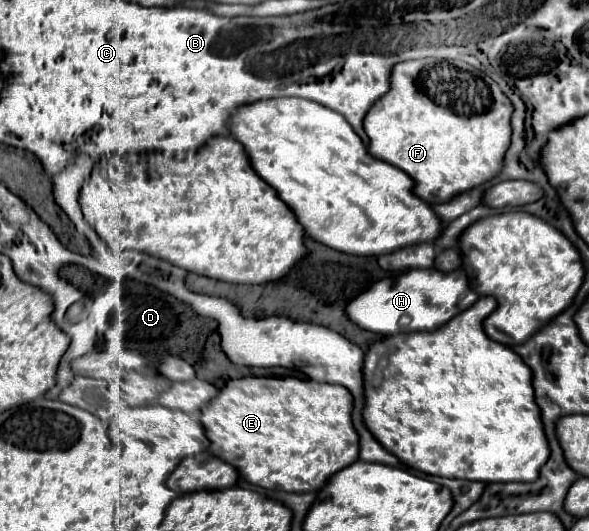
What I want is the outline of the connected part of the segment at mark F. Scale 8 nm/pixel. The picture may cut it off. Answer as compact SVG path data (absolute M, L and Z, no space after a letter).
M419 58L393 66L389 92L369 108L363 118L363 128L369 136L369 154L373 154L373 158L385 160L409 174L415 184L413 194L427 204L443 204L499 172L511 140L511 114L513 106L509 98L485 72L461 60Z

